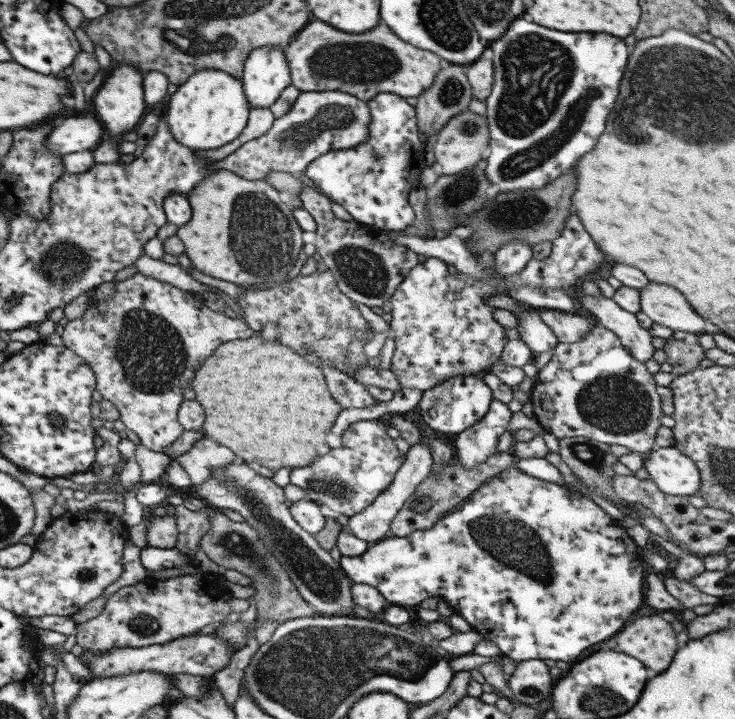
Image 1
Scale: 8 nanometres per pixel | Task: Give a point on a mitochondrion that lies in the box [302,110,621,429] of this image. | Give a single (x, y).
(530, 213)

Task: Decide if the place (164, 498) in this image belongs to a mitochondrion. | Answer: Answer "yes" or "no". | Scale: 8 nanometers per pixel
no

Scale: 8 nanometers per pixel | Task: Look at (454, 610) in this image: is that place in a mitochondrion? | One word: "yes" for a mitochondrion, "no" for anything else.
no

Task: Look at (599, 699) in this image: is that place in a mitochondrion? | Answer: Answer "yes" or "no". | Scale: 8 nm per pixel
yes

